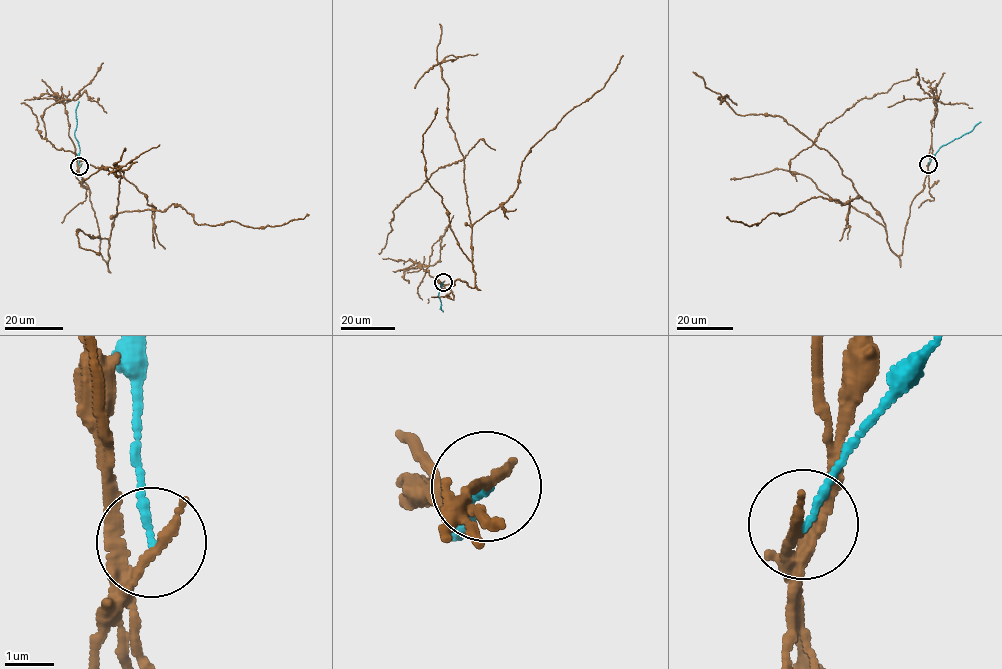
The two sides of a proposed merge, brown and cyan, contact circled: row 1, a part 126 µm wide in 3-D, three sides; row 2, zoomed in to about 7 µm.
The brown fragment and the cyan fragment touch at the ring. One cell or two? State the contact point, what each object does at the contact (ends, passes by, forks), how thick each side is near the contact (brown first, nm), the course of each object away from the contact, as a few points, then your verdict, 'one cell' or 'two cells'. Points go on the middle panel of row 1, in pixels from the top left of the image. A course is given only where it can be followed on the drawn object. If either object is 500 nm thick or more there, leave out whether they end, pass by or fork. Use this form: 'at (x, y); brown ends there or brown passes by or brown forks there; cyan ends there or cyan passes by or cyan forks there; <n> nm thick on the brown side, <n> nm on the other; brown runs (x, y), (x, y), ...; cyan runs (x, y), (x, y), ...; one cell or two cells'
at (443, 282); brown passes by; cyan ends there; 170 nm thick on the brown side, 150 nm on the other; brown runs (443, 282), (453, 285), (459, 279), (475, 287), (473, 224), (513, 194), (530, 148), (602, 88), (623, 55); cyan runs (443, 282), (438, 297), (443, 311); two cells

